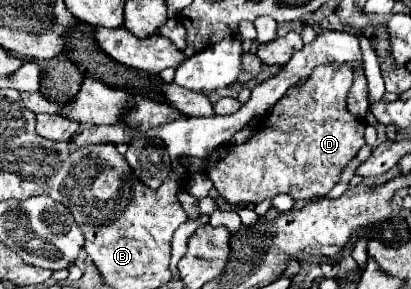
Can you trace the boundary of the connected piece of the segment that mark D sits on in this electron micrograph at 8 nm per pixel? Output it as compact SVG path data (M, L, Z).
M320 65L312 71L308 81L296 89L290 87L284 97L268 113L266 121L262 119L258 131L248 143L242 145L224 145L208 155L208 177L214 187L234 205L256 205L264 199L272 199L280 193L288 193L294 199L314 199L324 197L336 183L340 171L364 145L364 119L352 115L346 105L346 95L352 87L352 69L350 65Z

